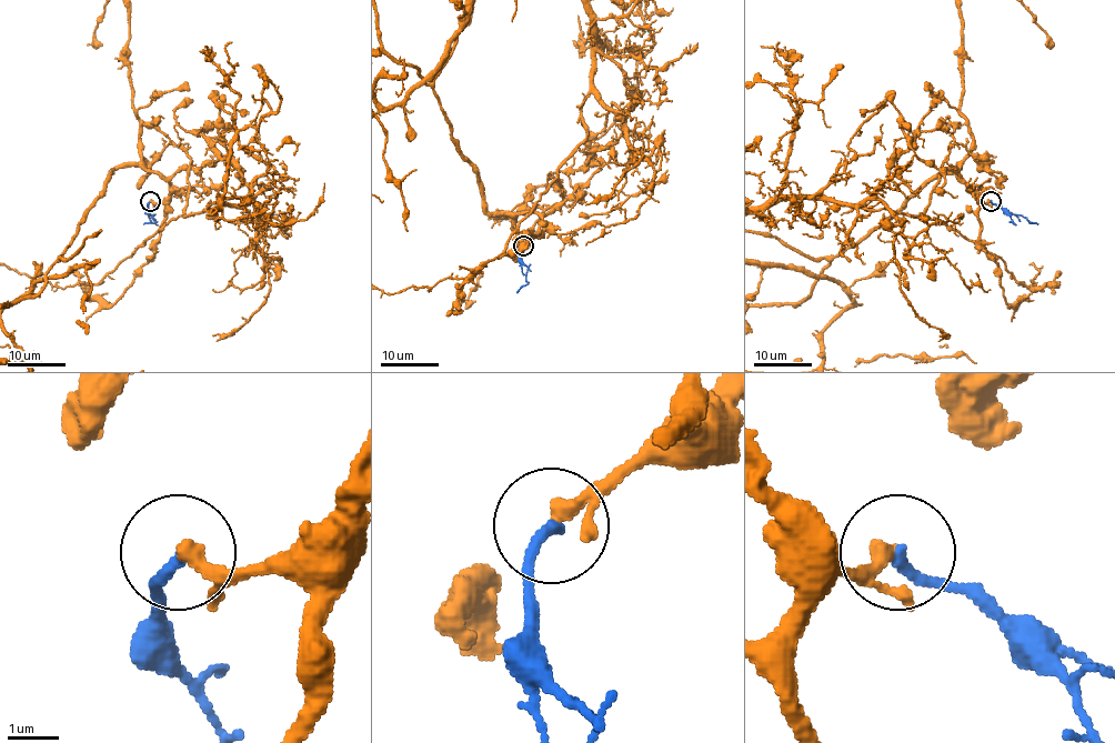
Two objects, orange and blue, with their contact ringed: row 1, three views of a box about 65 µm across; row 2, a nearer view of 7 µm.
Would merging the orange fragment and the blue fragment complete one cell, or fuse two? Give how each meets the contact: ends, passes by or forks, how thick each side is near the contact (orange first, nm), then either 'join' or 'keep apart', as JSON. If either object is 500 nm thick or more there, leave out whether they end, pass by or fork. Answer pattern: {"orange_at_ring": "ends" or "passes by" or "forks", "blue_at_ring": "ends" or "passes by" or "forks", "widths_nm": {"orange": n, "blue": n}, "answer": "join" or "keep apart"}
{"orange_at_ring": "passes by", "blue_at_ring": "ends", "widths_nm": {"orange": 220, "blue": 240}, "answer": "keep apart"}

